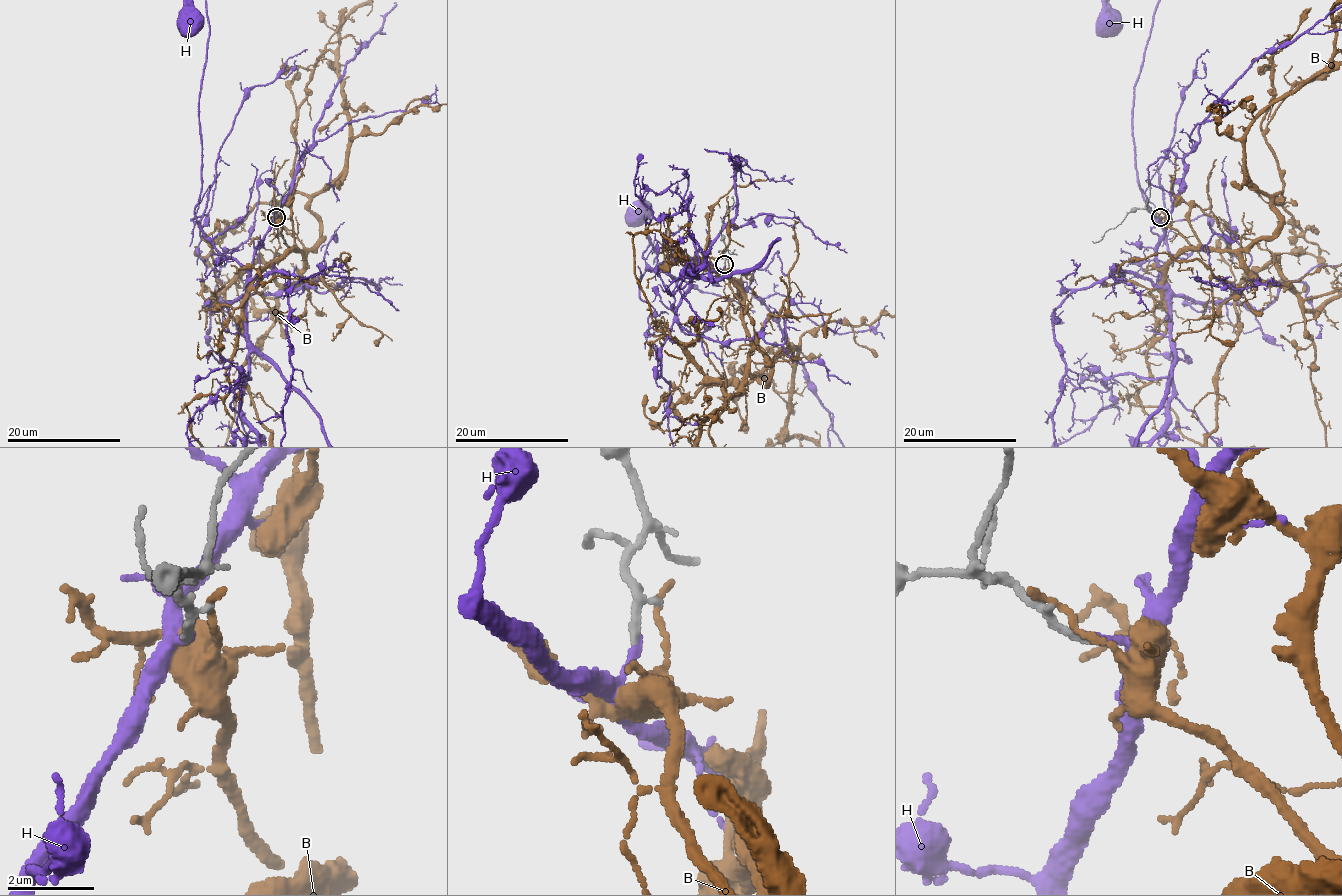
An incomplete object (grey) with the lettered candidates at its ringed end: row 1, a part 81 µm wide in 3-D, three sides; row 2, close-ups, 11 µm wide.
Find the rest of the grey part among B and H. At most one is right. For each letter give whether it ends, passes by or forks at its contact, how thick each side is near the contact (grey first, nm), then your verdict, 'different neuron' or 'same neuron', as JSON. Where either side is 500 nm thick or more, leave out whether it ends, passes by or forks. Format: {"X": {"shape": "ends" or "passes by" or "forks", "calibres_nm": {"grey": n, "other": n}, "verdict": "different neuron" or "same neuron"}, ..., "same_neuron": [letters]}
{"B": {"shape": "ends", "calibres_nm": {"grey": 170, "other": 160}, "verdict": "different neuron"}, "H": {"shape": "ends", "calibres_nm": {"grey": 130, "other": 180}, "verdict": "same neuron"}, "same_neuron": ["H"]}

